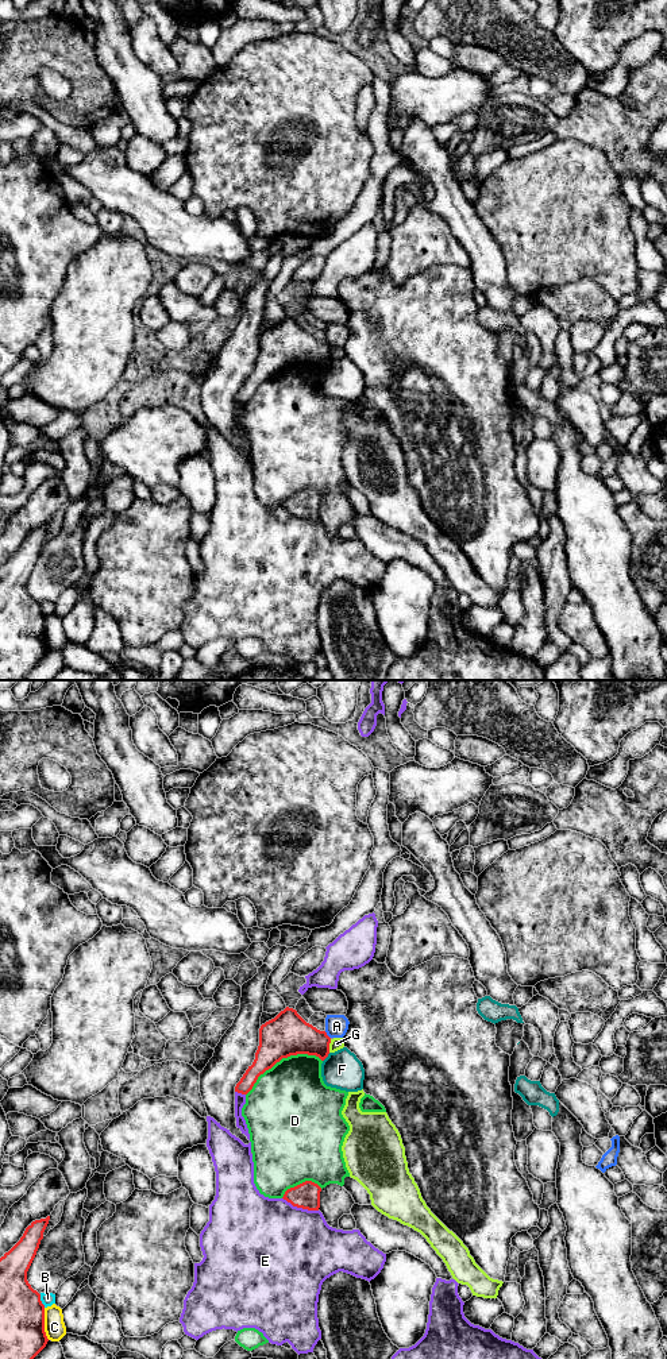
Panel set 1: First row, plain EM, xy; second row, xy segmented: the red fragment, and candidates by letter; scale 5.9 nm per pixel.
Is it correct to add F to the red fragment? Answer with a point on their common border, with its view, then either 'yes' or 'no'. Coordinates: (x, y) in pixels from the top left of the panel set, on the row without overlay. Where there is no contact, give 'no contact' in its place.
xy (327, 365) | no

